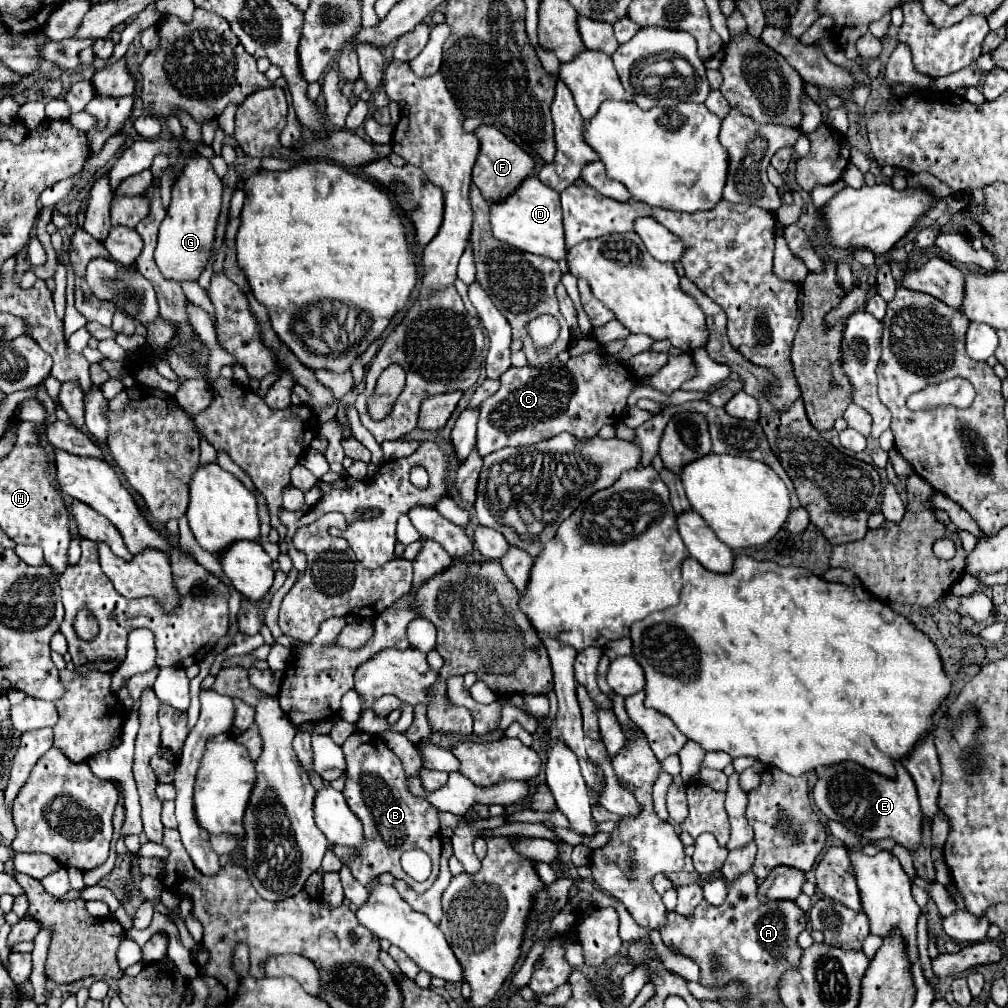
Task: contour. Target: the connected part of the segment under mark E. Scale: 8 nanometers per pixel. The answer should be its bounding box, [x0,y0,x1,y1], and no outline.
[813,763,923,851]

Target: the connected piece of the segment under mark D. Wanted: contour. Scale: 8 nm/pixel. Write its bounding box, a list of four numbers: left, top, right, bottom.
[491,175,569,261]

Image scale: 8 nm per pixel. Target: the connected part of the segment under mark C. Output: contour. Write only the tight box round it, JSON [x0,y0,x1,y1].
[477,351,639,457]

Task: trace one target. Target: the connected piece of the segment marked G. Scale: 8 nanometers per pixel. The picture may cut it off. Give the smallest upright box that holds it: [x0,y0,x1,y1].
[155,157,223,281]

